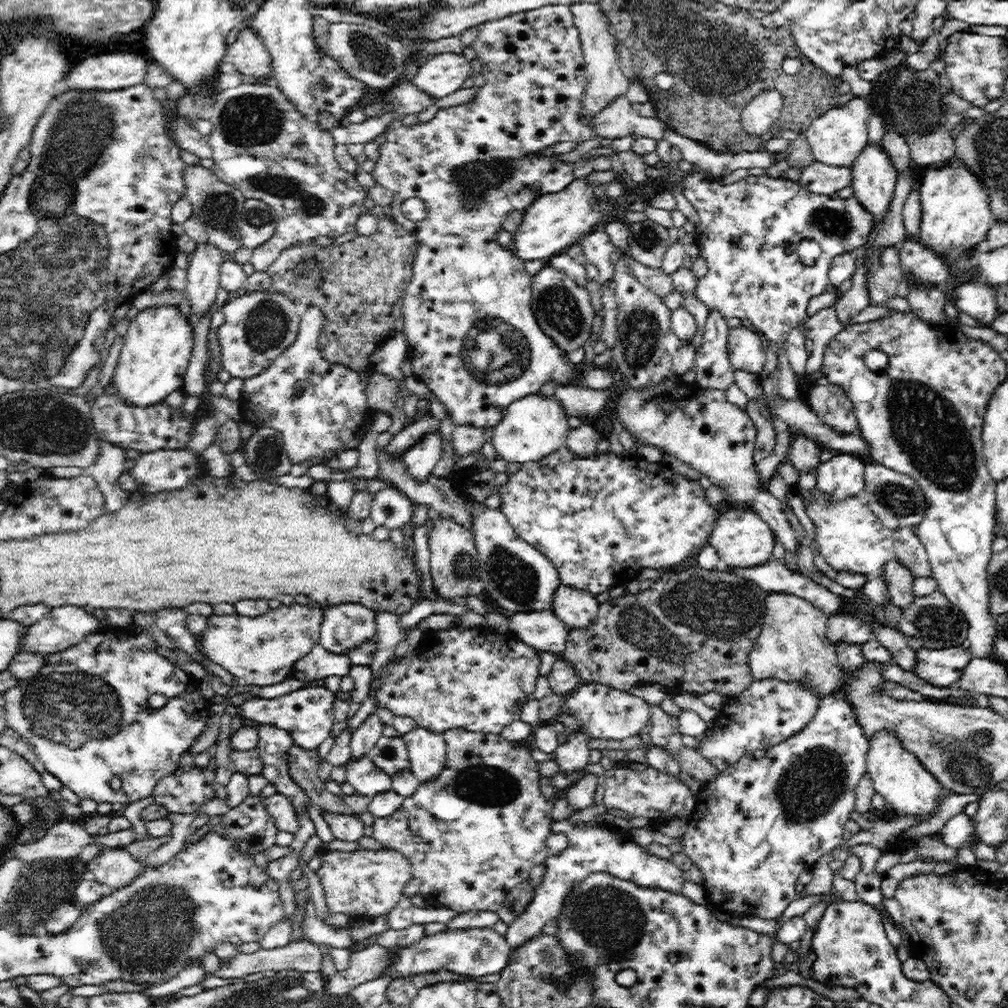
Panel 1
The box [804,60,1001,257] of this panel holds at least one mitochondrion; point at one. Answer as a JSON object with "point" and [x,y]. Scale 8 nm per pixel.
{"point":[923,100]}

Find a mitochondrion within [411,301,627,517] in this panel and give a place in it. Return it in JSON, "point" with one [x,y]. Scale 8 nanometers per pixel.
{"point":[497,351]}

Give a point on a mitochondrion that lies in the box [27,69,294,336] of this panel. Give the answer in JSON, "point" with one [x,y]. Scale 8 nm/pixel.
{"point":[246,120]}

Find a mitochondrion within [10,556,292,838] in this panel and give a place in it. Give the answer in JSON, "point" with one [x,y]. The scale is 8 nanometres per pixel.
{"point":[76,710]}

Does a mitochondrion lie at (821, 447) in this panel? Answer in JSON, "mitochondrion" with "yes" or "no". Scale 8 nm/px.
{"mitochondrion":"no"}

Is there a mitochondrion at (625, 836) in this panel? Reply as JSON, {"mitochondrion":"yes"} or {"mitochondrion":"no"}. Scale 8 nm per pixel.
{"mitochondrion":"no"}

